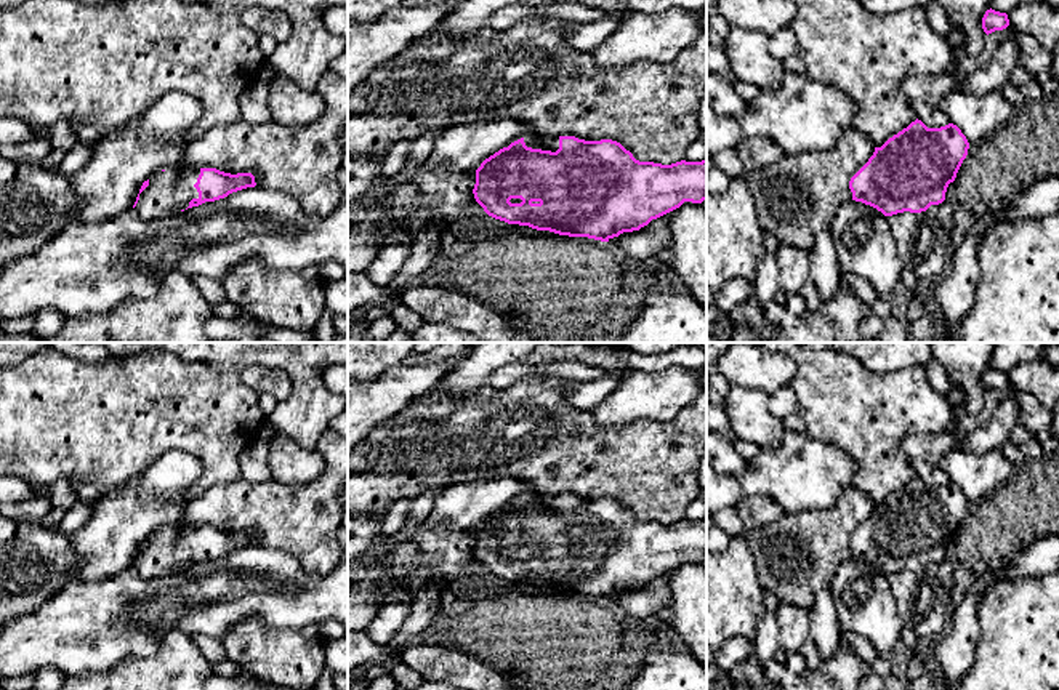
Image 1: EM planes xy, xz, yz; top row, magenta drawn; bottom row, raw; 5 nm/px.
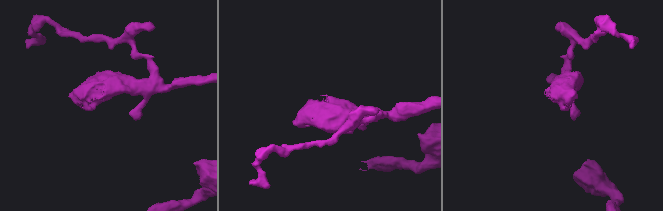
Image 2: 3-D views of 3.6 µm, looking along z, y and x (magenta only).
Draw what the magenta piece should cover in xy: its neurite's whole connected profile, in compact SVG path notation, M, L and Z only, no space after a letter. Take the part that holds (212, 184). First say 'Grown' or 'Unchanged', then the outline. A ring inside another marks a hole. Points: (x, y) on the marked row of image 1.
Grown. M179 163L144 181L133 208L141 219L154 221L255 186L252 173L231 175Z

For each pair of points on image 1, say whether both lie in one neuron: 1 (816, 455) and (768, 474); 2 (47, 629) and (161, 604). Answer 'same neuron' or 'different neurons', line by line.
1: same neuron
2: same neuron

